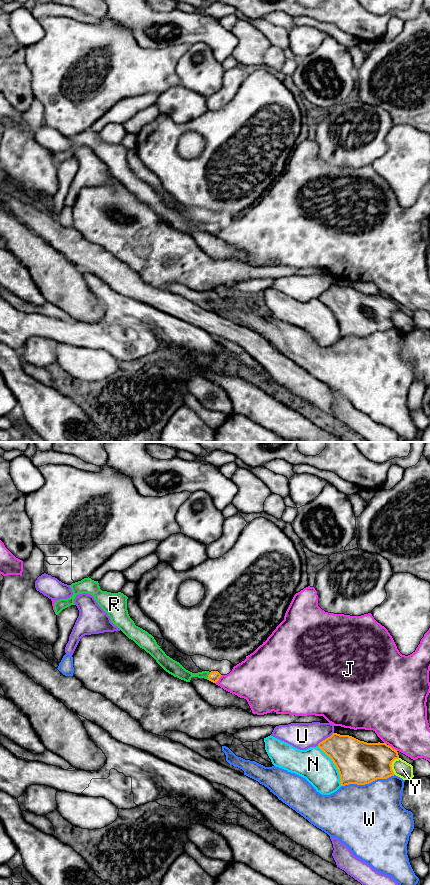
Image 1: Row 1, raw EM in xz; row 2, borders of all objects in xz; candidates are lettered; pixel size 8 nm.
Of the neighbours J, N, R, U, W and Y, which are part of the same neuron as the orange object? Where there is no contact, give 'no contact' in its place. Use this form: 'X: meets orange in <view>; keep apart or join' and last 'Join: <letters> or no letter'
J: meets orange in xz; keep apart
N: meets orange in xz; keep apart
R: meets orange in xz; join
U: meets orange in xz; keep apart
W: meets orange in xz; keep apart
Y: meets orange in xz; keep apart
Join: R

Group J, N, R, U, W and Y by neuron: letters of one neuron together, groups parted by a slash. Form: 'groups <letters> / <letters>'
groups J / N / R / U / W / Y

